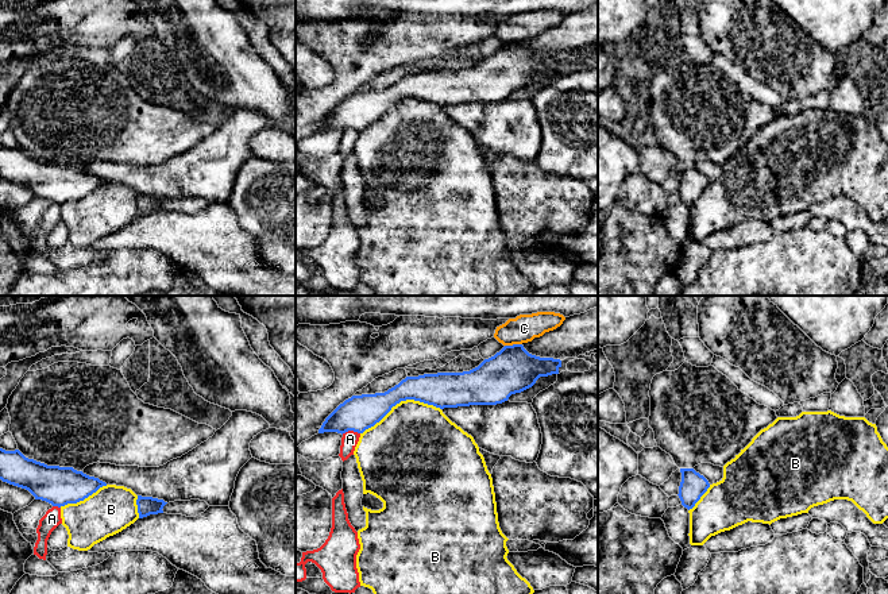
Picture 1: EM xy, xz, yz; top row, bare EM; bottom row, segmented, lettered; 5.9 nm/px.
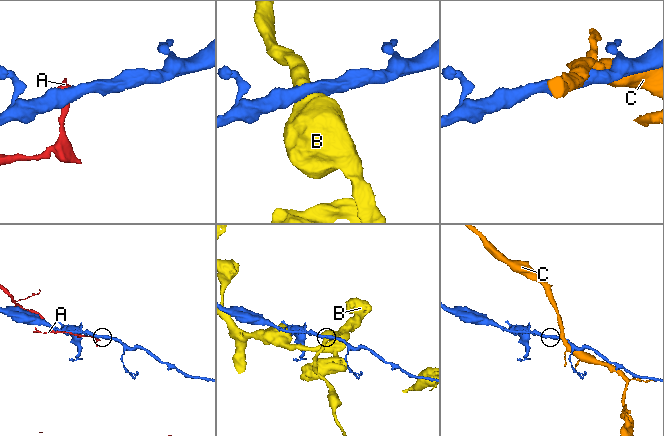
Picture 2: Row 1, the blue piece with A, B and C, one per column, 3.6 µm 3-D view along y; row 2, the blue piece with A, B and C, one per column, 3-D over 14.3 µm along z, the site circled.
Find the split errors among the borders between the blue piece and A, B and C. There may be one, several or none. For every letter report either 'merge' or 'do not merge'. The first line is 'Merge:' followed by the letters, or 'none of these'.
Merge: none of these
A: do not merge
B: do not merge
C: do not merge

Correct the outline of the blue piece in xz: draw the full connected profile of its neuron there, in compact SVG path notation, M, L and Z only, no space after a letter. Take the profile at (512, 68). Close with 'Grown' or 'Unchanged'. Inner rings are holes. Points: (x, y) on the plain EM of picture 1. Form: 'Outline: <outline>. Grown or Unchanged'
Outline: M522 42L505 43L470 69L406 74L385 90L352 93L325 116L318 131L363 131L406 97L440 107L502 101L540 74L559 72L560 65L560 57L532 53Z. Unchanged

